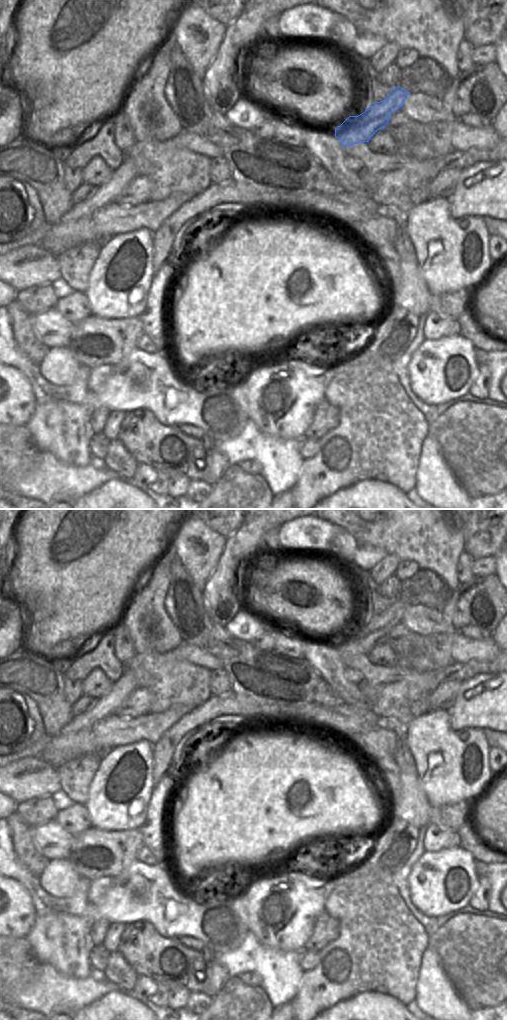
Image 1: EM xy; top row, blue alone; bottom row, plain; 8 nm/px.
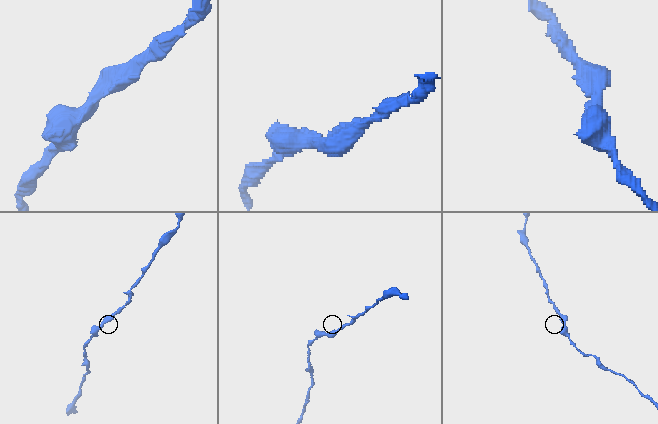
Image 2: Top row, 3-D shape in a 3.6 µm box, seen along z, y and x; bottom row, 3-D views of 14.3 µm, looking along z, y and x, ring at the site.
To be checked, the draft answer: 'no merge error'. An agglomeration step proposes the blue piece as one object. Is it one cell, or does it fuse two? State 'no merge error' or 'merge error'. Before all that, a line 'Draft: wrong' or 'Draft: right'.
Draft: right
no merge error

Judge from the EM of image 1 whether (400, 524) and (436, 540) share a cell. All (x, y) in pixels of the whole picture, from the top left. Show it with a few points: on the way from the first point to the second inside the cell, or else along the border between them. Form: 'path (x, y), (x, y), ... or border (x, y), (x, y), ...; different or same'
path (409, 527), (421, 527), (427, 532); same

